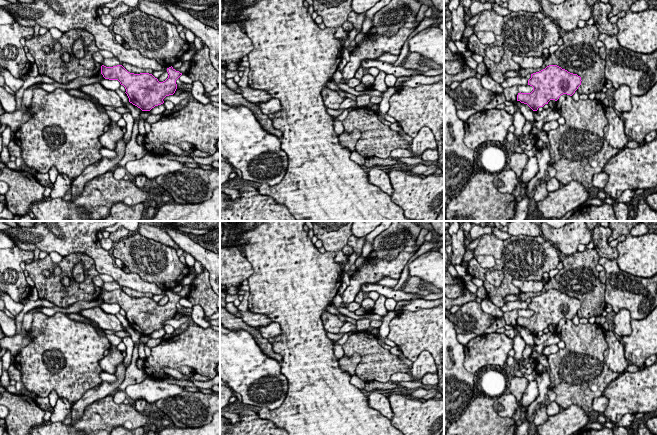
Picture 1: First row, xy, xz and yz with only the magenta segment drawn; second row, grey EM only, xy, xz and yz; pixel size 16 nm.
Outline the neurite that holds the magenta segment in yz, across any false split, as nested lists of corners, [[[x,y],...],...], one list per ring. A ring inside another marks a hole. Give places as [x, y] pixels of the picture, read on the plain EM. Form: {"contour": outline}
{"contour": [[[549,289],[545,293],[531,298],[528,309],[533,311],[531,317],[518,317],[517,325],[527,328],[533,335],[537,335],[539,331],[548,328],[550,324],[557,325],[563,318],[572,320],[581,309],[581,301],[577,298],[568,296],[557,289]]]}

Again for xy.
{"contour": [[[122,289],[113,291],[101,290],[101,298],[105,303],[118,304],[126,313],[129,326],[142,335],[150,335],[164,327],[166,320],[173,319],[177,313],[176,304],[182,299],[172,290],[167,292],[168,302],[159,306],[152,298],[134,298]]]}

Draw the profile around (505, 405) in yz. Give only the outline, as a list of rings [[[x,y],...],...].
[[[503,393],[495,398],[494,410],[501,416],[512,418],[517,407],[516,397],[511,393]]]

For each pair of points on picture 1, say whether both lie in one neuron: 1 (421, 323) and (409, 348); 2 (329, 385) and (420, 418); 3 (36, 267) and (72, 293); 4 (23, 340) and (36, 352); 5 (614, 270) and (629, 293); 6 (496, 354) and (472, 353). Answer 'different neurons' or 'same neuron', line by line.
1: same neuron
2: different neurons
3: same neuron
4: different neurons
5: same neuron
6: same neuron

